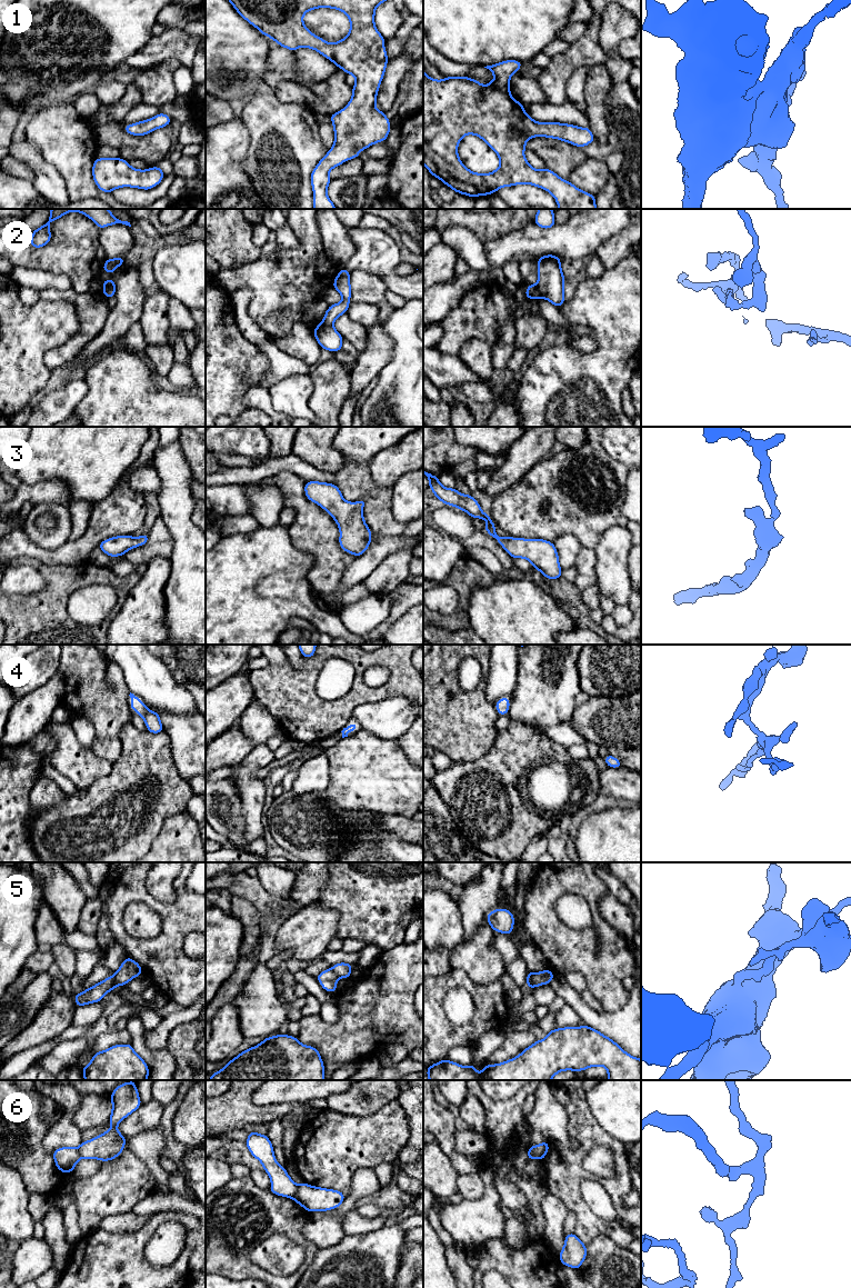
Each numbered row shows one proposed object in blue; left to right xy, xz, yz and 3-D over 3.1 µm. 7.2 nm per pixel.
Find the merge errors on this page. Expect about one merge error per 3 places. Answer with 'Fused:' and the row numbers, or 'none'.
Fused: 2, 5, 6

